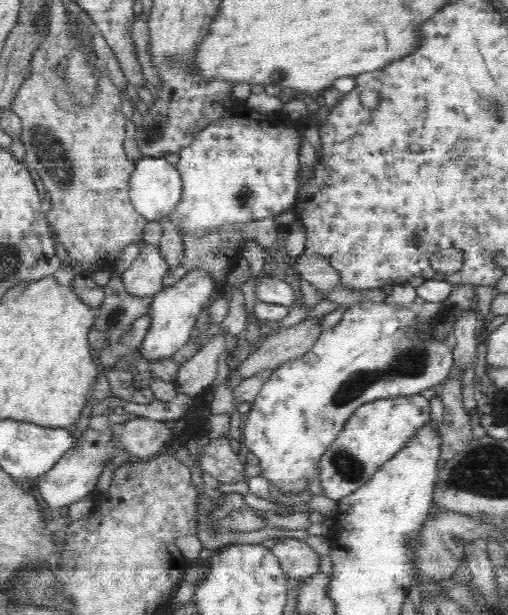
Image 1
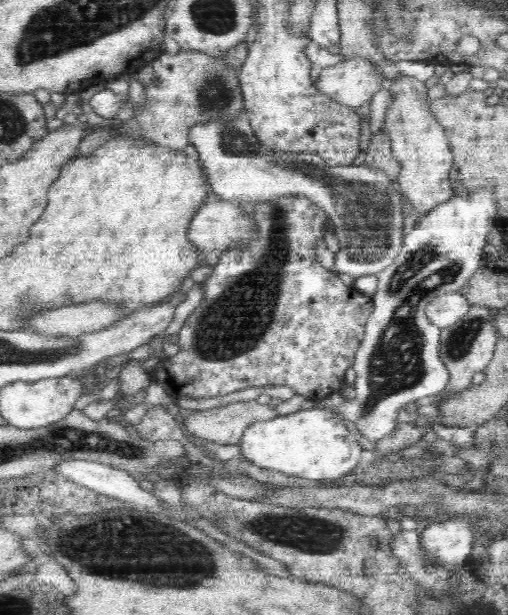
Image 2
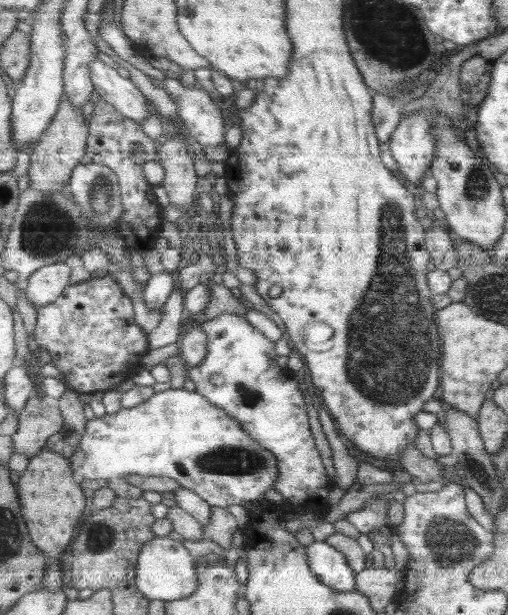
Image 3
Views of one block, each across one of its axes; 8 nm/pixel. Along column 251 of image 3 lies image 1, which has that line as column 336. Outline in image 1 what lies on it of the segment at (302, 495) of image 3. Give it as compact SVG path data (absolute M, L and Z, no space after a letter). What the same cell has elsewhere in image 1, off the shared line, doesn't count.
M362 301L361 303L354 303L347 309L343 310L342 319L336 326L331 329L323 330L318 337L318 340L312 345L312 348L303 354L301 357L289 360L284 364L281 364L279 368L273 372L260 389L257 397L253 400L251 404L251 409L246 414L246 423L244 424L244 429L241 431L241 436L243 438L242 445L245 451L250 451L254 453L259 458L259 465L261 468L260 475L267 478L270 485L276 485L276 489L280 493L287 495L288 493L294 493L294 495L299 495L304 491L308 490L308 485L316 481L317 478L317 463L321 459L321 456L326 452L328 445L336 440L336 437L340 434L341 429L344 428L345 421L352 416L352 413L361 404L366 404L372 402L373 400L385 399L388 397L395 396L410 396L414 393L420 393L426 388L433 388L438 386L441 381L448 378L450 368L452 368L455 352L455 339L448 338L442 339L441 341L434 338L416 337L416 333L412 331L410 326L416 322L416 308L404 307L402 305L392 305L385 301L383 302L372 302L372 301Z

